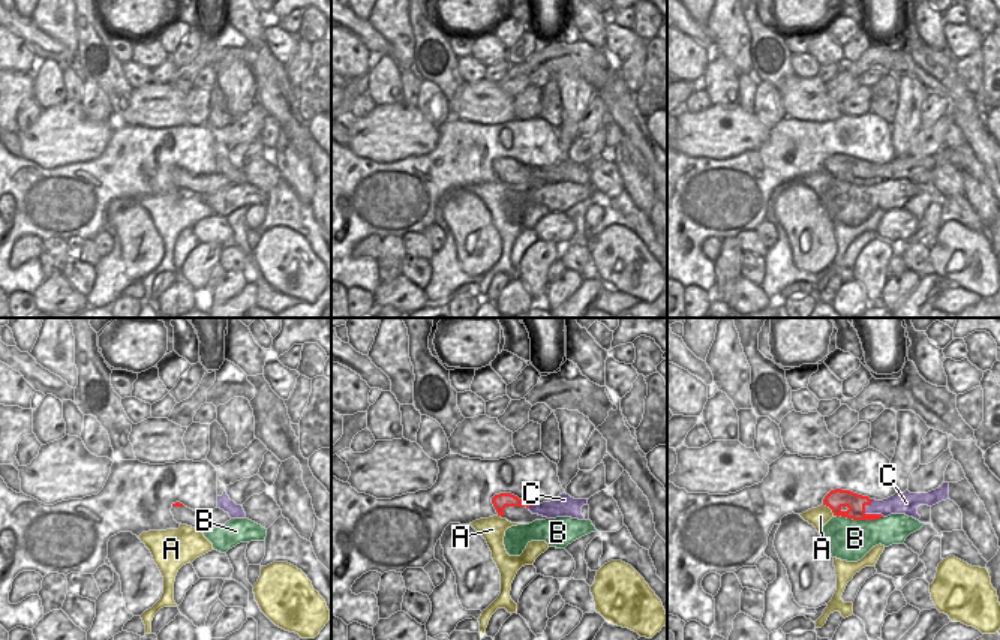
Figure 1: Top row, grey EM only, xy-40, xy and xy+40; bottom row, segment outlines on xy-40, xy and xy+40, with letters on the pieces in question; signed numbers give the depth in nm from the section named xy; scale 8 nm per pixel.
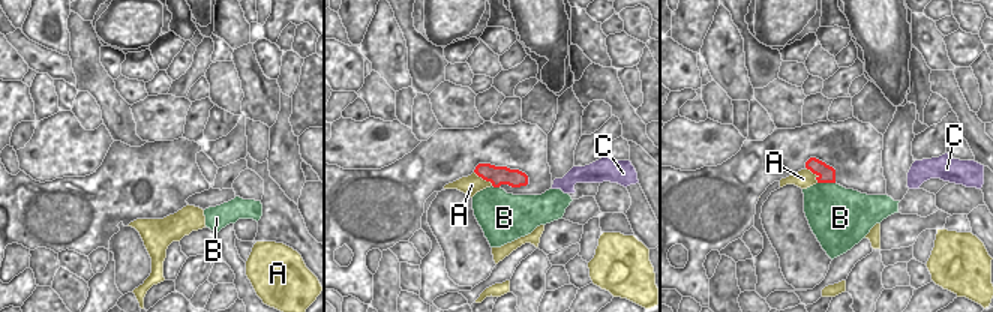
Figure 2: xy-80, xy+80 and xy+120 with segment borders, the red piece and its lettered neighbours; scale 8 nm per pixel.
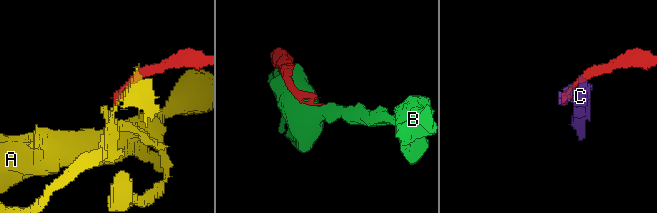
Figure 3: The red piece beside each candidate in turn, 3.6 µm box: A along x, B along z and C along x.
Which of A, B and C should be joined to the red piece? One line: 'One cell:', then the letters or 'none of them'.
One cell: none of them

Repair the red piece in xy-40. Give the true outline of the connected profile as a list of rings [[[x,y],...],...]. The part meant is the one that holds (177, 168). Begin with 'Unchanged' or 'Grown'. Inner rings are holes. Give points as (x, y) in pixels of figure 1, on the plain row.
Grown. [[[180,166],[172,168],[171,177],[174,184],[195,193],[214,193],[231,184],[229,178],[220,172],[211,175],[193,175]]]

